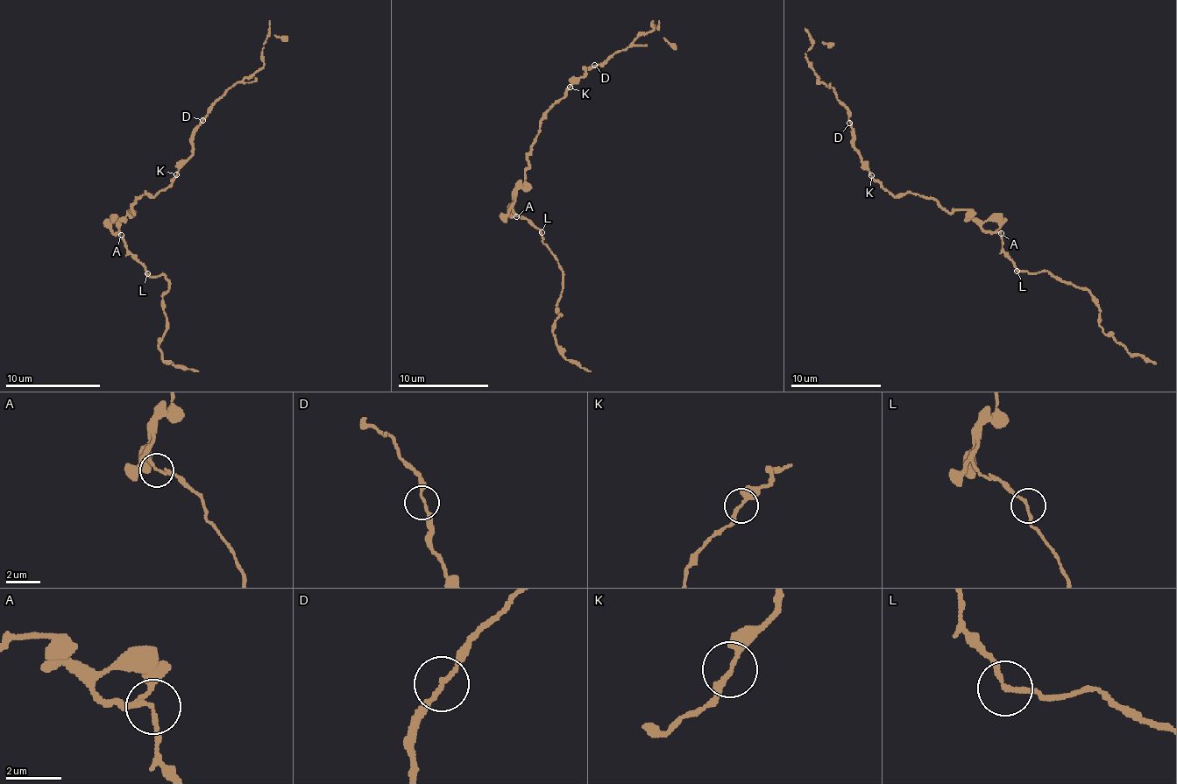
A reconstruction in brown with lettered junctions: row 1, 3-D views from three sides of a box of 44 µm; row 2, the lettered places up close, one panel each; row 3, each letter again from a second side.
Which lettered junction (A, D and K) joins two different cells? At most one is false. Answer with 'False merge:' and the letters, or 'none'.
False merge: none

